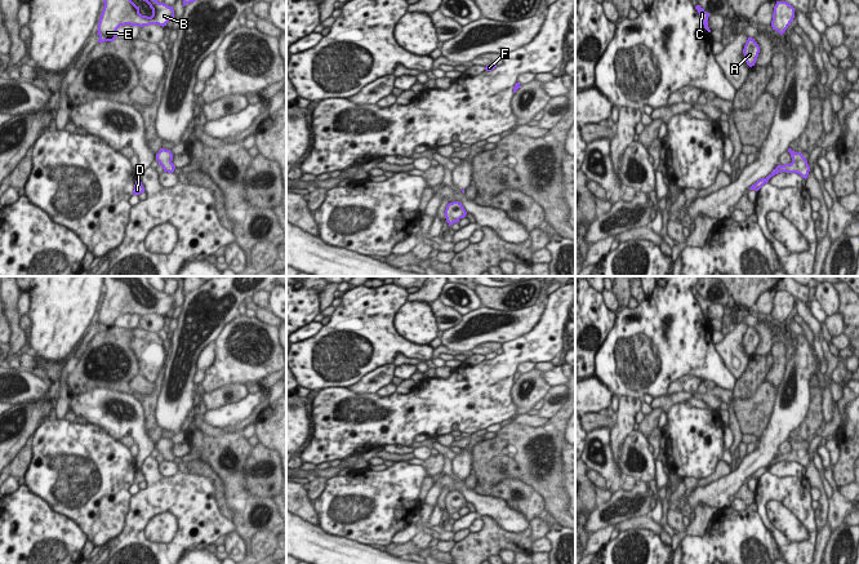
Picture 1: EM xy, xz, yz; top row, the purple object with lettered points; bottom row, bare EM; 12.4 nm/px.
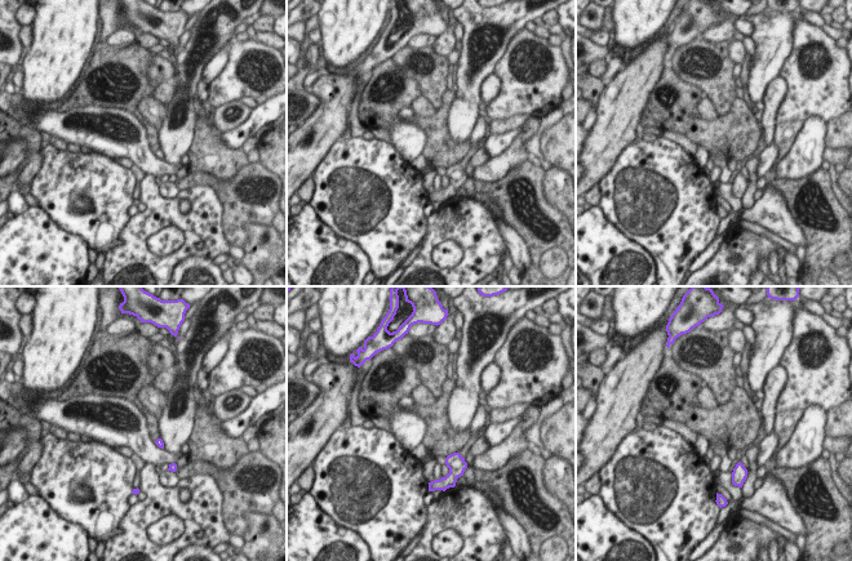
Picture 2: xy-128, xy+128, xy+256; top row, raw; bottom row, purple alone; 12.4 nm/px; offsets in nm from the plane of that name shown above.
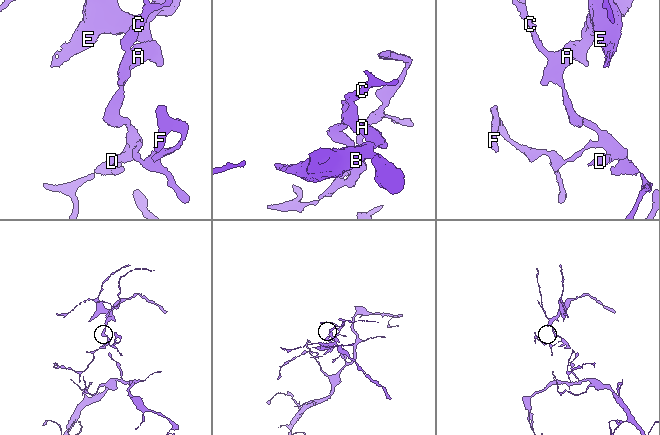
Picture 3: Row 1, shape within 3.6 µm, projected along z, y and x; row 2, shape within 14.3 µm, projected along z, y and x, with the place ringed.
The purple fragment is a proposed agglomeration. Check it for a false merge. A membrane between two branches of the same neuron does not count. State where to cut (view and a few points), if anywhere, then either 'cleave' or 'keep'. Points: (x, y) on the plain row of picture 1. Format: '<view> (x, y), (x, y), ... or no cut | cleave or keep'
no cut | keep

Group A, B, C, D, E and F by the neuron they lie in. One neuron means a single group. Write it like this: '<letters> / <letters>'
A B C D E F

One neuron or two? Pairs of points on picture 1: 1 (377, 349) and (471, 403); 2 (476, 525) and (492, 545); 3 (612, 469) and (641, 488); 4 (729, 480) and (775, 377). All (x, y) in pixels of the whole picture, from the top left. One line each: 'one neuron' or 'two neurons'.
1: two neurons
2: two neurons
3: two neurons
4: two neurons

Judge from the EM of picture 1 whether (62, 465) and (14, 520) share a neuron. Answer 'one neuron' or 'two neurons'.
two neurons

